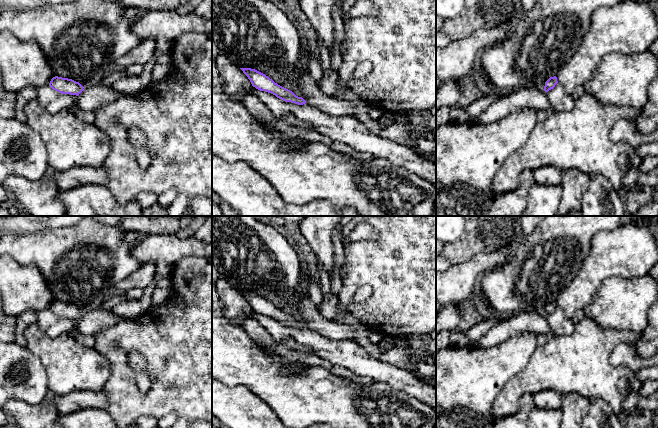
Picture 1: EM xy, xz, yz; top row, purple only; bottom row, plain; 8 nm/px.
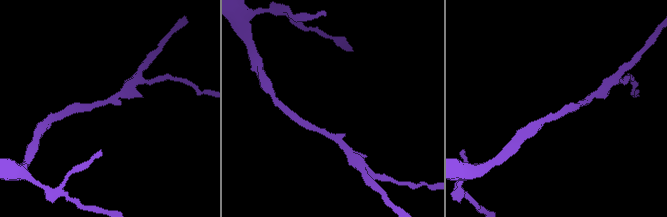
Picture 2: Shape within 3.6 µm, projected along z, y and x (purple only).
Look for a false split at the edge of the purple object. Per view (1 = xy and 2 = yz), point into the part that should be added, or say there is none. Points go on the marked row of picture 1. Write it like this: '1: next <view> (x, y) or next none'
1: next none
2: next none

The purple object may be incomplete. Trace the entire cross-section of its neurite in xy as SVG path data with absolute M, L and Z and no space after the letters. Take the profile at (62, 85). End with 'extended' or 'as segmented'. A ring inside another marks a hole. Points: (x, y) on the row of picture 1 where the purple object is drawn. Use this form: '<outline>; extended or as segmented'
M55 76L51 79L49 86L62 94L78 96L83 91L83 86L72 79Z; as segmented

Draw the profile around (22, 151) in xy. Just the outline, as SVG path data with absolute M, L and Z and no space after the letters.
M0 117L0 184L10 176L38 181L49 171L41 137L26 122Z

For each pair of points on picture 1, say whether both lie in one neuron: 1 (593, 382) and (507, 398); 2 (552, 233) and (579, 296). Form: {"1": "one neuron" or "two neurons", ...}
{"1": "one neuron", "2": "two neurons"}

